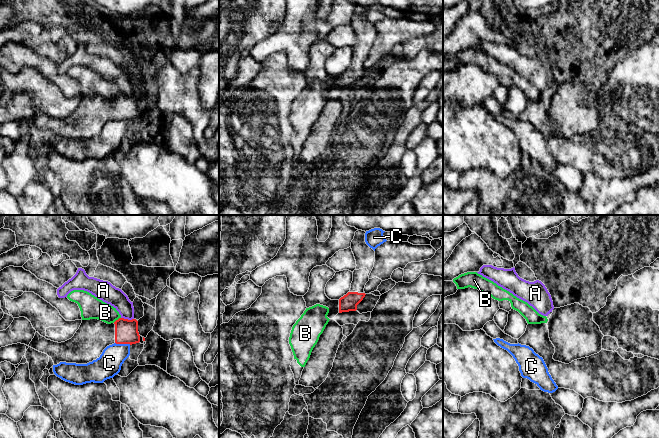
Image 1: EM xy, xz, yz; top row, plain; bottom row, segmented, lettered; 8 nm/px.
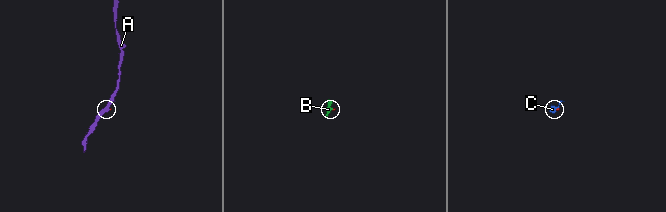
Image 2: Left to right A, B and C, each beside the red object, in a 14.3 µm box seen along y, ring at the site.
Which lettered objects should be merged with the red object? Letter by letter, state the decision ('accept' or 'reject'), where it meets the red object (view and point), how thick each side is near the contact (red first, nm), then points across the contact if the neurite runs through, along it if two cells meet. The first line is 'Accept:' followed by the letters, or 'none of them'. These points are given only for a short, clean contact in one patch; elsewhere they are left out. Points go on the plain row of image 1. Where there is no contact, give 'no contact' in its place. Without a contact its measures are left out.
Accept: none of them
A: reject; meets red in xy at (127, 95); 190 nm thick on the red side, 150 nm on the other; border along xy (121, 93), (133, 95)
B: reject; meets red in xy at (116, 96); 190 nm thick on the red side, 180 nm on the other; border along xy (120, 93), (113, 98)
C: reject; meets red in xy at (123, 119); 190 nm thick on the red side, 200 nm on the other; border along xy (115, 118), (130, 120)

